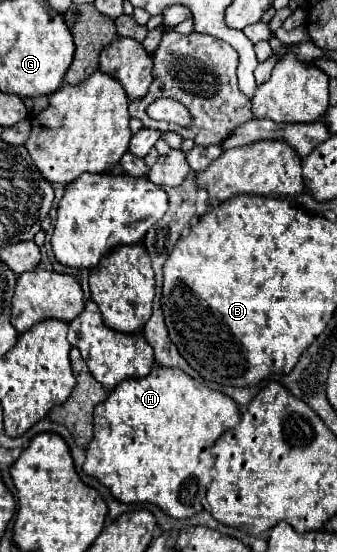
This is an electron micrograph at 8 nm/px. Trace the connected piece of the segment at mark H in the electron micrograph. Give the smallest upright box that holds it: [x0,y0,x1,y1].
[83,364,241,518]

